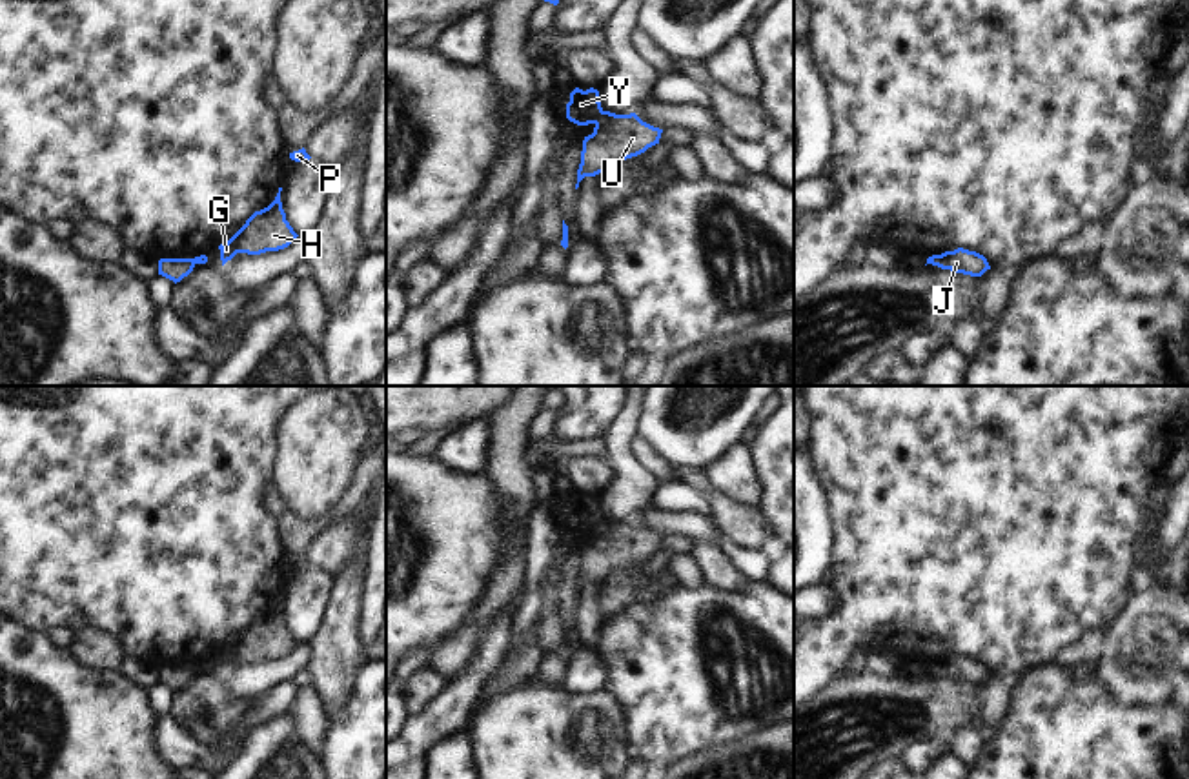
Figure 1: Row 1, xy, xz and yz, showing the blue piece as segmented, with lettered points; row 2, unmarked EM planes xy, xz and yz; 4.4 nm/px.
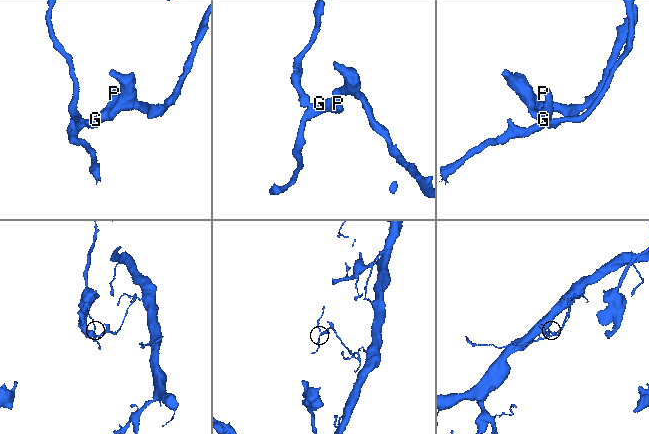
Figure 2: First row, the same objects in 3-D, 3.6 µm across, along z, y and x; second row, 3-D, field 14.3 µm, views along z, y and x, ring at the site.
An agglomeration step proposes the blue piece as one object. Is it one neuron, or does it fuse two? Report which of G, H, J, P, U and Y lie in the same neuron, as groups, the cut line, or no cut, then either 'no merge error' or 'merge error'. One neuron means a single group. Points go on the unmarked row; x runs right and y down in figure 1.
G H J P U / Y | xz (603, 519), (594, 530) | merge error

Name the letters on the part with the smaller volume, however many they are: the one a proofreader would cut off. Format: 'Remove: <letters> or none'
Remove: Y

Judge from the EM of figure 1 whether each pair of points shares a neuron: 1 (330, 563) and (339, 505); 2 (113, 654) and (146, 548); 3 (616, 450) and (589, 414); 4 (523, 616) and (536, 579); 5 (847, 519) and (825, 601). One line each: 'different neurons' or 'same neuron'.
1: different neurons
2: different neurons
3: different neurons
4: same neuron
5: different neurons

